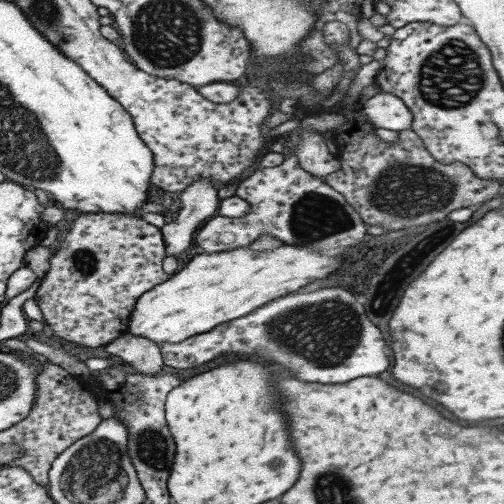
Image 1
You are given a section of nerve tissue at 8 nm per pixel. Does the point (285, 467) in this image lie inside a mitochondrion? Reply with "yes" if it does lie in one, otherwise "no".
no

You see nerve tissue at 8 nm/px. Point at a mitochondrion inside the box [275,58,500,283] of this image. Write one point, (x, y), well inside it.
(403, 190)

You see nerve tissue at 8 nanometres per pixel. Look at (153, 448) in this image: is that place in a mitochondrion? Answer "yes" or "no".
yes

